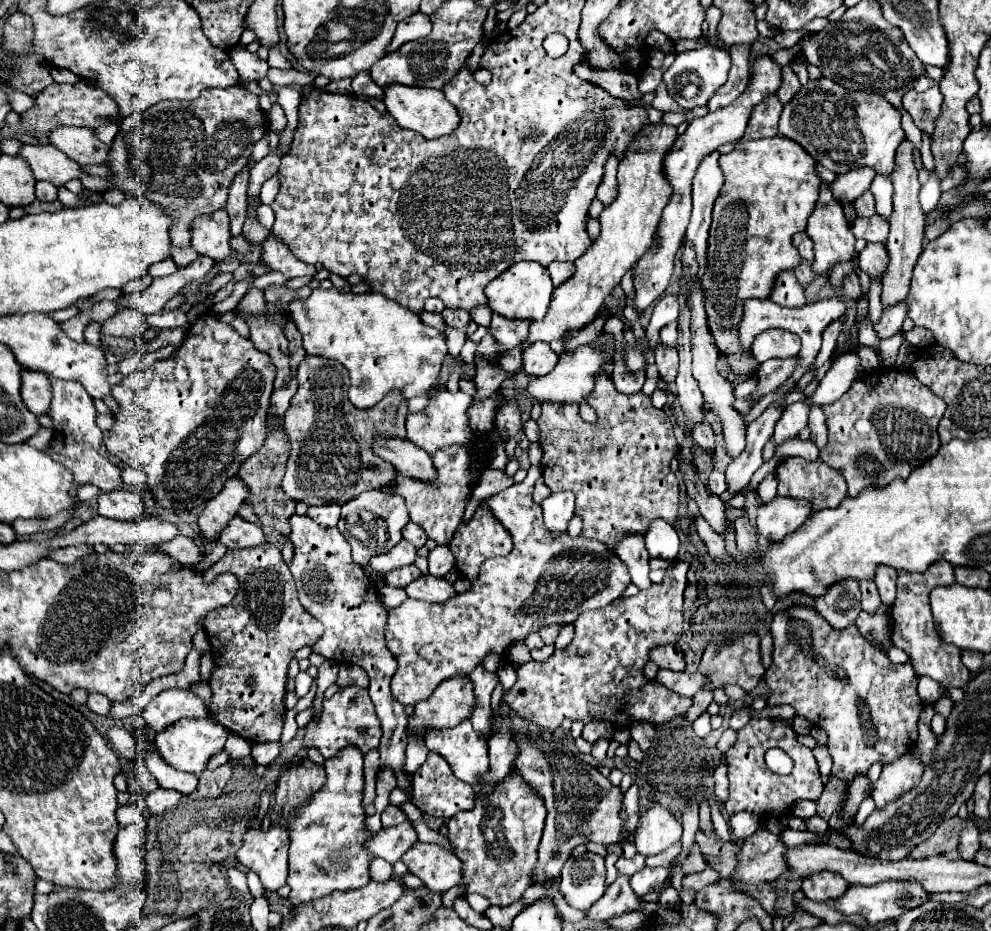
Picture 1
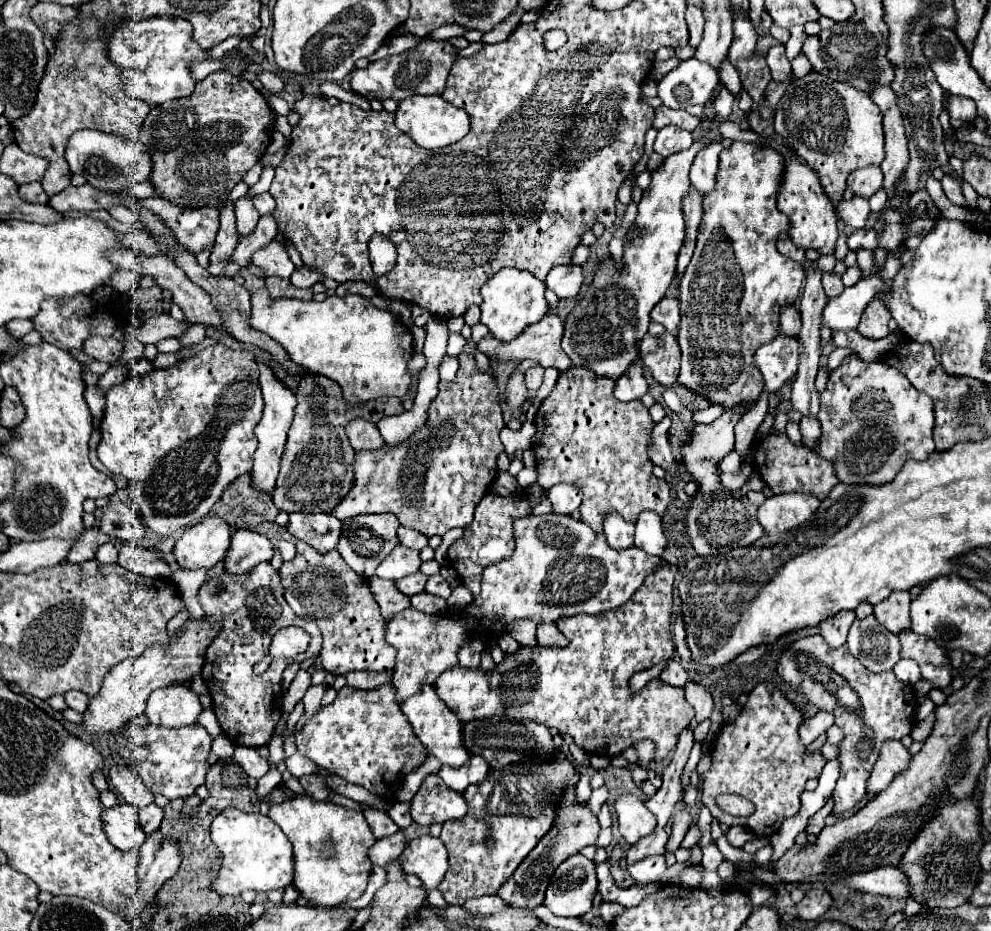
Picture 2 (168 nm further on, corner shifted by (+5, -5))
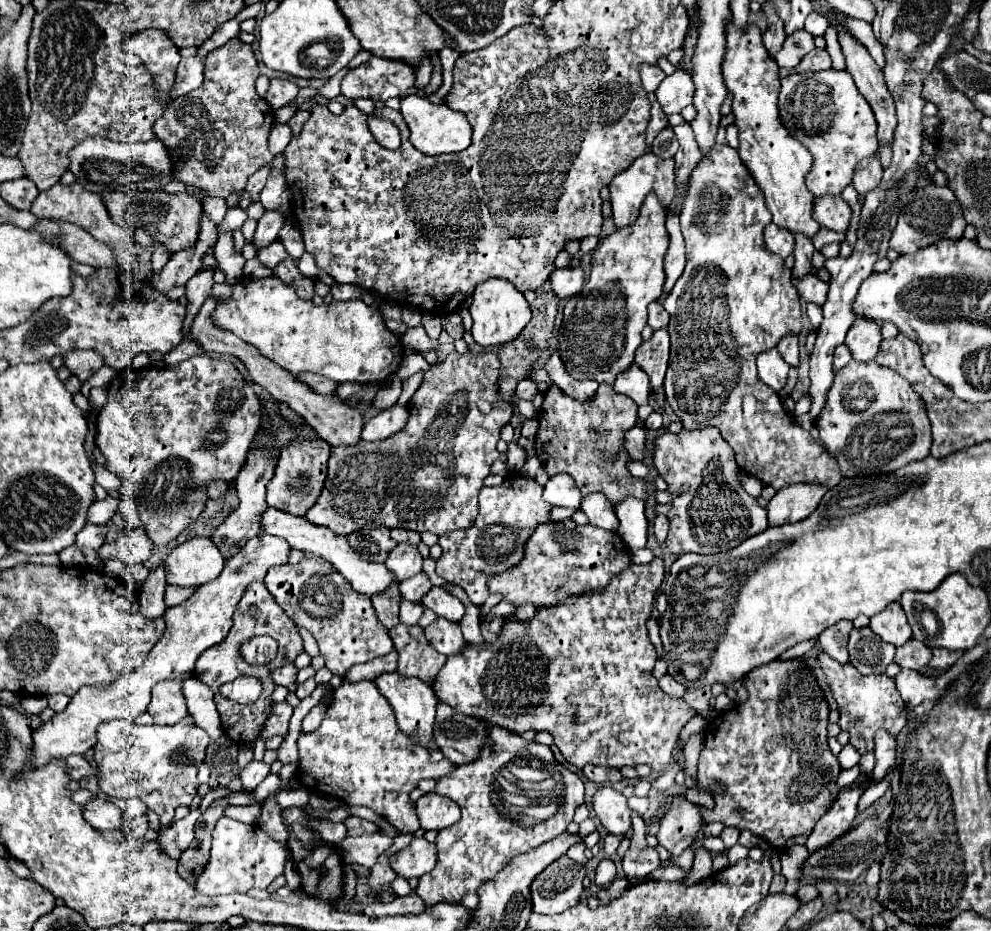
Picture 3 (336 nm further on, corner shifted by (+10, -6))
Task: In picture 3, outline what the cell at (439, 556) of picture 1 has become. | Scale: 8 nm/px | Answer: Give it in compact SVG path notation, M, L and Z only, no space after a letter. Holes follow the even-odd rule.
M436 586L424 596L422 604L424 604L426 608L430 608L434 614L438 614L438 616L442 616L442 618L448 618L448 620L452 620L452 622L460 622L460 618L464 616L464 606L462 606L462 602L460 602L456 596L448 594L446 590L436 588Z

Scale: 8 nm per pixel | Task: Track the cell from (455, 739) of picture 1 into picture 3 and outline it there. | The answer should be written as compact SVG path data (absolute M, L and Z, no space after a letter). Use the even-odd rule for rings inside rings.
M384 672L380 676L376 676L374 684L378 686L380 694L386 696L386 700L390 702L390 706L394 708L394 716L396 722L400 726L402 732L406 732L408 736L416 738L420 744L424 744L428 750L434 750L434 738L432 738L432 724L434 724L434 714L436 714L436 704L438 698L432 690L430 684L418 680L418 678L408 678L402 676L398 672Z

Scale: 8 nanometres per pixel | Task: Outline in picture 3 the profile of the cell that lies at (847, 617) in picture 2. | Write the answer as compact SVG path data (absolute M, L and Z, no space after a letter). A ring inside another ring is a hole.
M842 620L842 622L836 622L834 626L826 628L826 630L820 634L820 638L818 638L822 650L824 650L830 658L834 658L834 660L838 660L838 662L842 662L842 664L848 664L846 644L848 644L848 634L850 634L850 630L852 630L852 622L850 622L850 620Z

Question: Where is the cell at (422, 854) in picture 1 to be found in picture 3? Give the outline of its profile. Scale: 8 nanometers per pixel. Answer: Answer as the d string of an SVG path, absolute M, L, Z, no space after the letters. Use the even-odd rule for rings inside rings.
M414 838L412 844L390 856L392 870L402 878L420 878L436 866L436 846L426 838Z

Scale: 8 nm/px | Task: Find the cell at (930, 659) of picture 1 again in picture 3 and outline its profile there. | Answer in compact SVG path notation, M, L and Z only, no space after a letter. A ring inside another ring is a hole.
M910 640L906 642L904 646L900 646L896 650L896 656L894 656L894 662L900 666L900 668L910 668L910 670L924 670L928 666L928 660L930 660L930 648L924 646L922 642L918 640Z

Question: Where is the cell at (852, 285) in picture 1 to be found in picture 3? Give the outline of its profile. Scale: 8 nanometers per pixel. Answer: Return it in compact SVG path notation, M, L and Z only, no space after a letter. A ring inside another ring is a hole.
M806 276L806 278L794 278L794 288L798 290L800 298L806 302L814 302L822 306L826 302L828 294L828 284L822 282L818 276Z

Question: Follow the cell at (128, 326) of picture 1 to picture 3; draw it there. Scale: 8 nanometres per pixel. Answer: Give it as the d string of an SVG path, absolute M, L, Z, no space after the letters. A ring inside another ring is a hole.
M70 350L62 356L62 362L82 382L86 382L92 374L96 374L98 368L104 366L102 356L98 356L94 350Z

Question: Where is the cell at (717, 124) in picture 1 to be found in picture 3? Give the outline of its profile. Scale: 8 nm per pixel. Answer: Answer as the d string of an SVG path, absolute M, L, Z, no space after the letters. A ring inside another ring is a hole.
M650 194L640 210L638 220L632 226L616 230L612 236L604 238L602 244L592 252L592 270L584 288L568 300L564 306L562 332L560 340L560 356L570 376L576 380L594 378L598 384L606 382L614 384L616 374L626 370L634 362L634 352L642 344L642 328L646 326L646 308L650 302L658 300L664 286L664 254L668 250L668 232L666 232L666 210L658 202L654 194Z

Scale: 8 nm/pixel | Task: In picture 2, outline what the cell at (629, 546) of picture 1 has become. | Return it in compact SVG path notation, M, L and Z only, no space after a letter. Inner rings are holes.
M609 513L603 521L603 531L605 531L605 537L607 537L607 543L611 545L611 549L615 551L623 551L623 549L629 549L633 547L633 531L635 527L627 521L623 521L623 517L619 513Z

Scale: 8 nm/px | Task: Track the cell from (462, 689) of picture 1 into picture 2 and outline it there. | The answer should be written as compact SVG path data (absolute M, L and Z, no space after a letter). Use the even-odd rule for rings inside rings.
M665 565L635 591L627 605L621 605L615 611L601 615L573 615L559 619L557 627L569 639L567 647L521 647L517 653L505 655L503 663L491 673L481 673L477 669L447 669L435 681L435 691L439 699L459 717L461 723L483 719L483 717L511 717L511 719L529 719L543 723L545 727L555 727L561 733L567 733L575 743L589 753L615 757L631 747L637 739L653 739L657 745L655 761L663 761L677 743L677 735L691 723L695 717L693 707L685 701L682 688L673 687L653 679L641 691L631 693L629 679L633 673L653 667L657 663L669 661L675 653L673 633L671 633L671 609L673 609L673 581L677 575L675 565Z

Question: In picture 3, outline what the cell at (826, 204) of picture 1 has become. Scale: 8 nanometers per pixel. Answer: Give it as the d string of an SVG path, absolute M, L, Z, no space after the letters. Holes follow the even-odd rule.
M726 22L726 58L722 60L722 78L728 94L732 96L734 126L738 128L740 138L740 160L764 192L766 206L772 212L772 222L780 228L812 238L820 230L820 224L812 218L814 194L810 194L804 184L812 158L802 142L792 138L780 122L780 68L764 48L762 32L756 24L748 22L738 30L732 22Z

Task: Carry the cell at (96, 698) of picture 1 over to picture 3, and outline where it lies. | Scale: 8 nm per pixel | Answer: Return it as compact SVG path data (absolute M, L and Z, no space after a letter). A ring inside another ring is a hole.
M52 694L52 696L48 696L48 708L52 708L54 712L64 710L68 702L70 702L70 698L66 694Z

